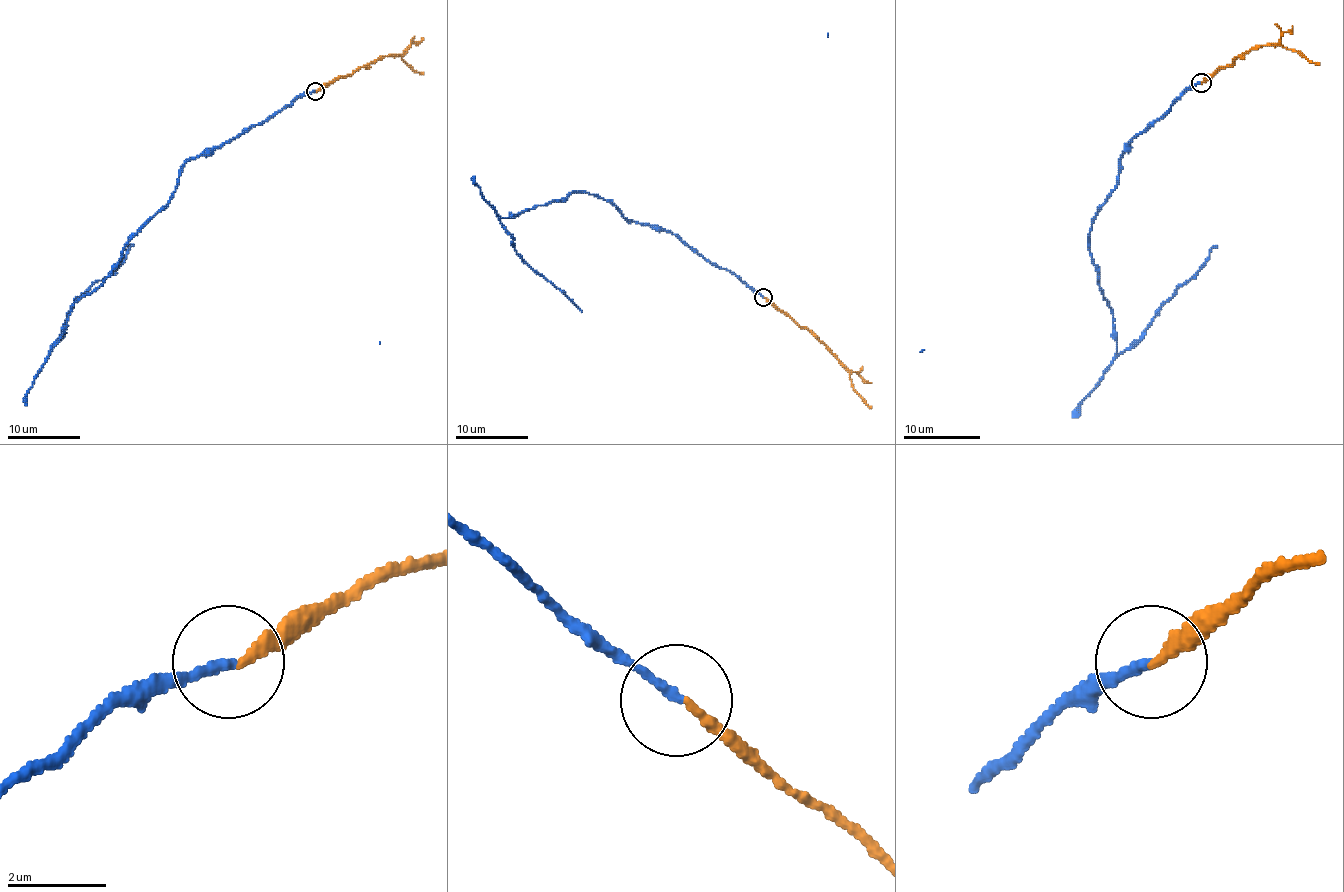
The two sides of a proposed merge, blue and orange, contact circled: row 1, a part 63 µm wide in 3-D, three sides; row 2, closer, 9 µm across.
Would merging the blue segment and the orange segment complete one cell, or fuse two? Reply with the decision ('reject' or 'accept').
reject

